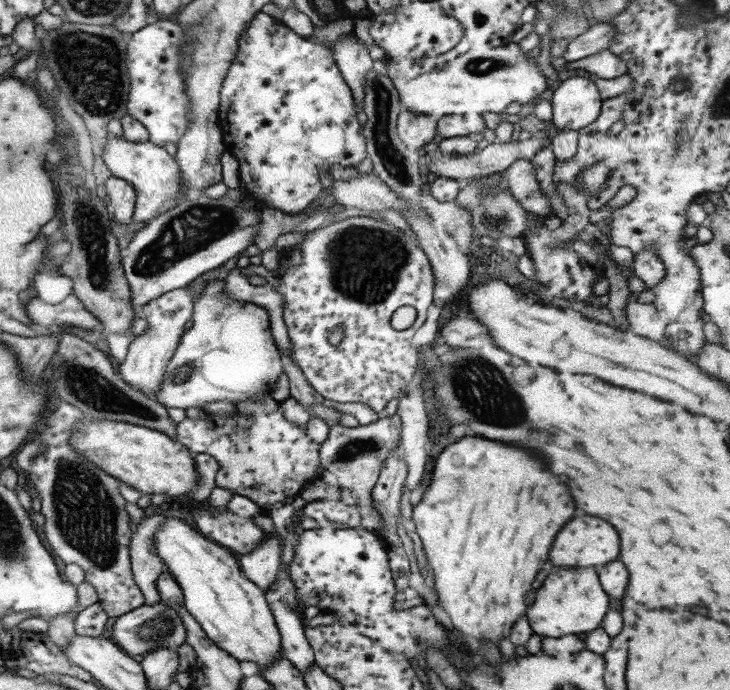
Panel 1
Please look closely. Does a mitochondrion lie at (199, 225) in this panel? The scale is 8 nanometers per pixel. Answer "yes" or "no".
yes

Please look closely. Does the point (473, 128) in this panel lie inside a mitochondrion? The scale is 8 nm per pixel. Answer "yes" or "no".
no

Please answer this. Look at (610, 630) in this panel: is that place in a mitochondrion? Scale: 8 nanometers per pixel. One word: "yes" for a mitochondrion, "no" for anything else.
no

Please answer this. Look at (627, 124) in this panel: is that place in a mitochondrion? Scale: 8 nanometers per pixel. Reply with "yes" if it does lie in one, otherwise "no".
no

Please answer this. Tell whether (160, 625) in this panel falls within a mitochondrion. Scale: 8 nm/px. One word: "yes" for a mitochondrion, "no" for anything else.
yes

